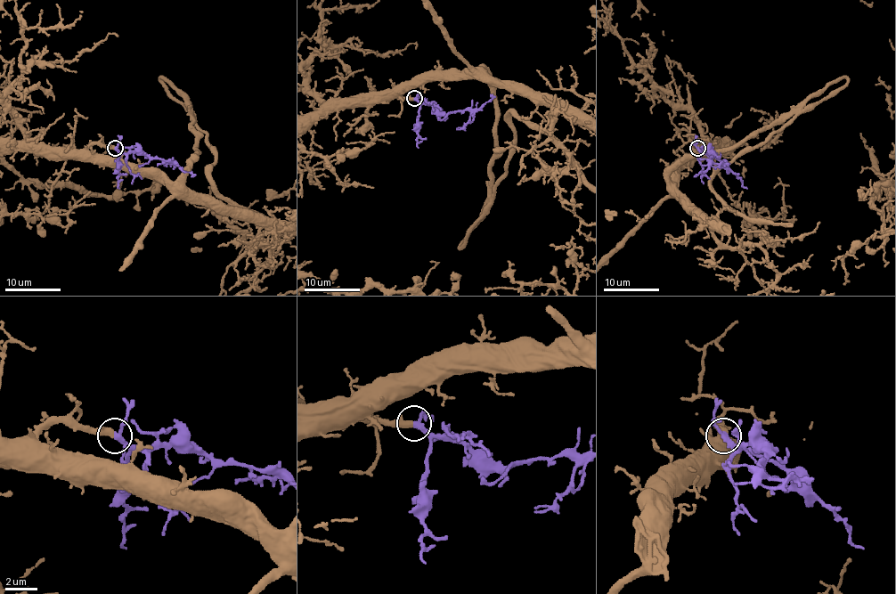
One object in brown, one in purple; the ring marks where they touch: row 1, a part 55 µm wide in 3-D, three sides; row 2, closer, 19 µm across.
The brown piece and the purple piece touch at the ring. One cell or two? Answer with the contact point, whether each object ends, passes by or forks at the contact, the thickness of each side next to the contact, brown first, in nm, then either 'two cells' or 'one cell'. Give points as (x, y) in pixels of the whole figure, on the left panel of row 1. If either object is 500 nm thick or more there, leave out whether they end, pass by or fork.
at (115, 148); brown ends there; purple passes by; 480 nm thick on the brown side, 280 nm on the other; one cell

